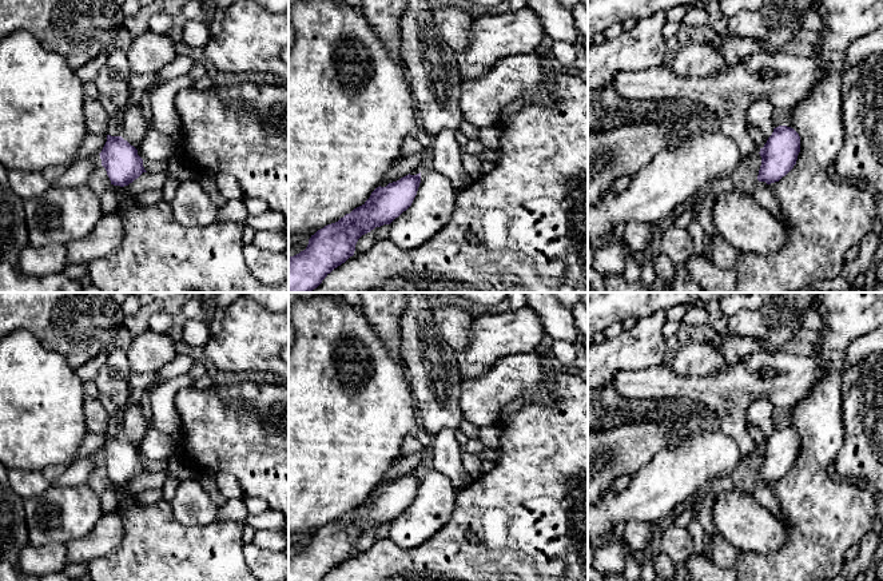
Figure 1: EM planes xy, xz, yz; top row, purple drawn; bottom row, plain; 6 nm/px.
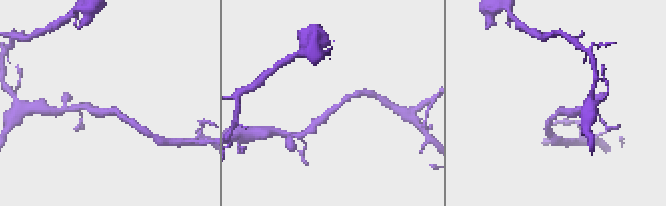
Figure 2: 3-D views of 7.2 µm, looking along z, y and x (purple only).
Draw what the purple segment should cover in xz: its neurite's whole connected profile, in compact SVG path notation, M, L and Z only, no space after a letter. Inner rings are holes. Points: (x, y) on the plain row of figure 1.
M421 471L379 485L362 505L318 529L303 550L289 557L289 581L322 581L354 554L362 534L390 524L411 505L419 482Z

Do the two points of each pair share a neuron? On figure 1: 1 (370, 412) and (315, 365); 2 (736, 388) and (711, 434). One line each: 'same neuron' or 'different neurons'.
1: same neuron
2: different neurons

